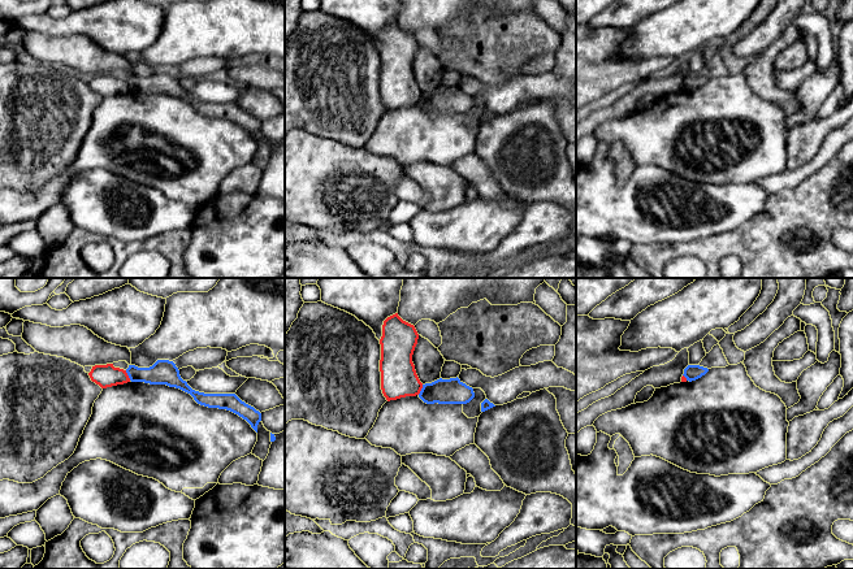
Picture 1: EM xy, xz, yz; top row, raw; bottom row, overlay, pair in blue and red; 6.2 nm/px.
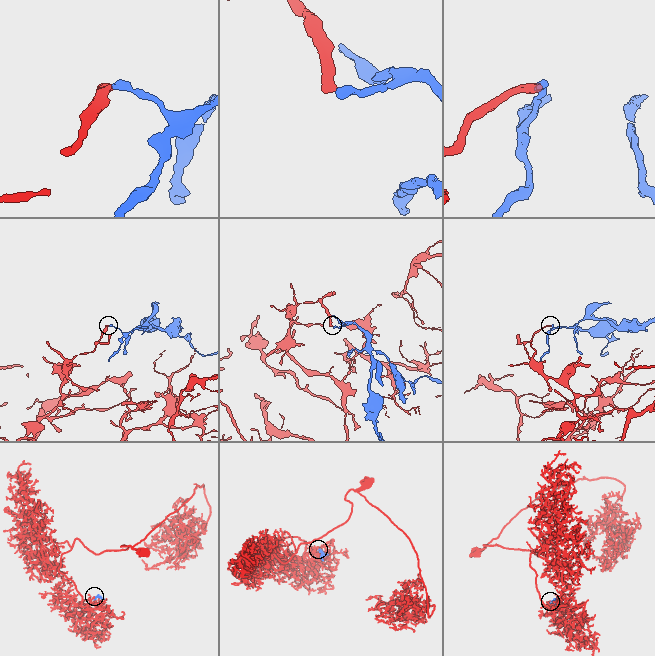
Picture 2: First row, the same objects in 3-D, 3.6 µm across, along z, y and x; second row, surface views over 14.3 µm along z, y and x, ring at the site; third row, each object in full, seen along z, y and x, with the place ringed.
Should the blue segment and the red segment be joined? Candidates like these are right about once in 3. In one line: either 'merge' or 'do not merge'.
do not merge

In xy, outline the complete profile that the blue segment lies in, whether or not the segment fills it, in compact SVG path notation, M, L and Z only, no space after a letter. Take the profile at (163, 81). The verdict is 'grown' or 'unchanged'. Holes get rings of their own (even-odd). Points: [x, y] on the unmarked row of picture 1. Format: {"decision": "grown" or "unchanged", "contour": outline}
{"decision": "unchanged", "contour": "M157 69L150 77L129 74L126 82L131 91L176 96L190 103L200 114L230 120L246 129L257 142L257 134L261 130L261 122L259 120L242 110L235 103L204 103L192 99L187 91L181 87L179 79L173 70Z"}

